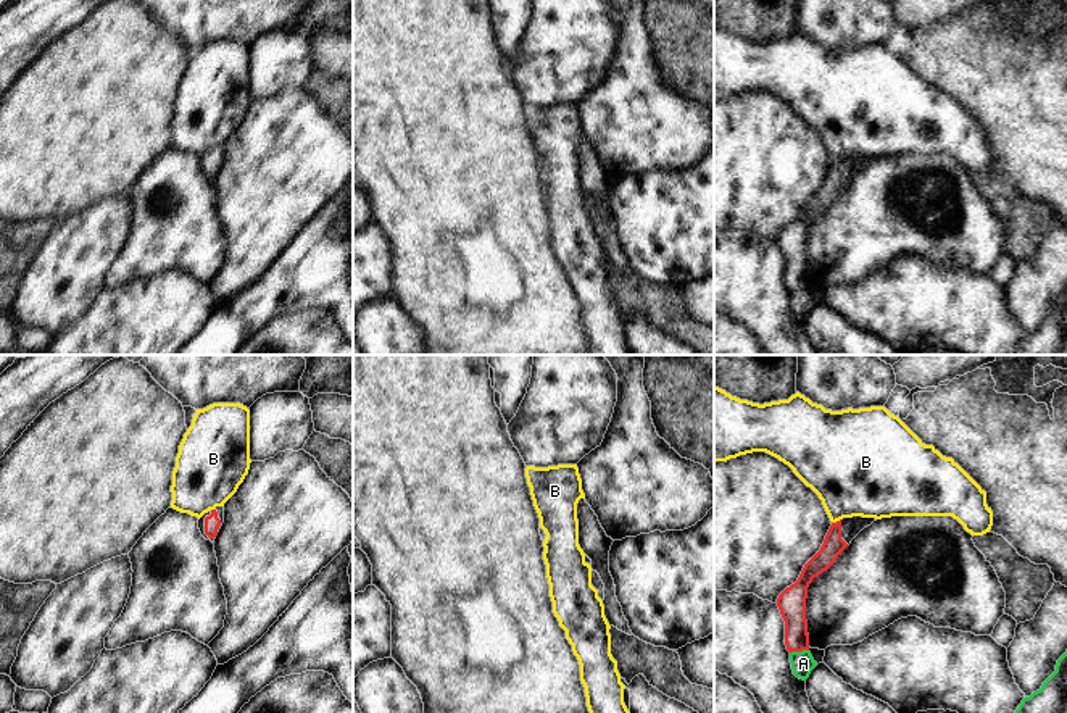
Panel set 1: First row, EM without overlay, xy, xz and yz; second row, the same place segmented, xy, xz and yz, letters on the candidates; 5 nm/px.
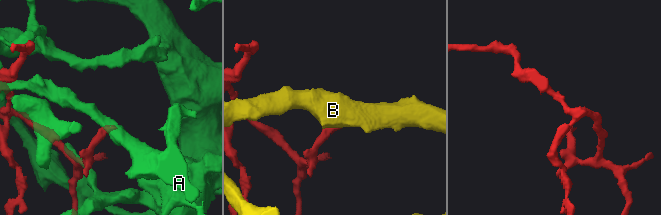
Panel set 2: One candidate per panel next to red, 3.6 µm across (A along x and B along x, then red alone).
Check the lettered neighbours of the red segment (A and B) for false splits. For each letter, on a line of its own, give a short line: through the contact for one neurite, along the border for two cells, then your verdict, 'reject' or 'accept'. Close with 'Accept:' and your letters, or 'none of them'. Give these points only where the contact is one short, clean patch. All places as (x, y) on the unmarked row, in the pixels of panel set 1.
A: reject
B: reject
Accept: none of them

